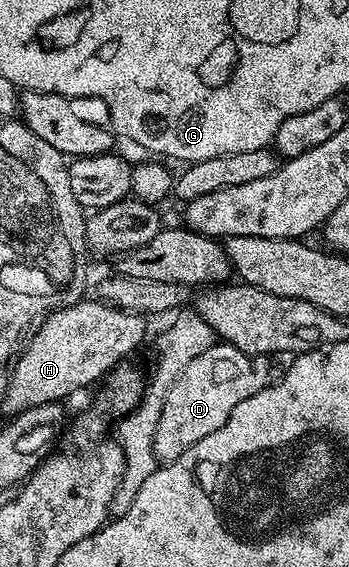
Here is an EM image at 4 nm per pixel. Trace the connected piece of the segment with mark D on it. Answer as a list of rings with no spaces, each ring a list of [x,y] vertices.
[[[214,344],[178,375],[176,383],[170,387],[167,394],[163,395],[164,407],[160,410],[160,420],[155,426],[156,435],[152,438],[155,457],[161,463],[167,464],[176,461],[191,446],[198,444],[198,440],[206,440],[206,436],[210,436],[210,432],[218,432],[218,428],[222,428],[222,424],[226,424],[230,420],[234,408],[238,408],[238,404],[242,404],[242,400],[246,400],[261,389],[260,374],[252,362],[255,361],[249,355],[243,354],[236,346]]]

